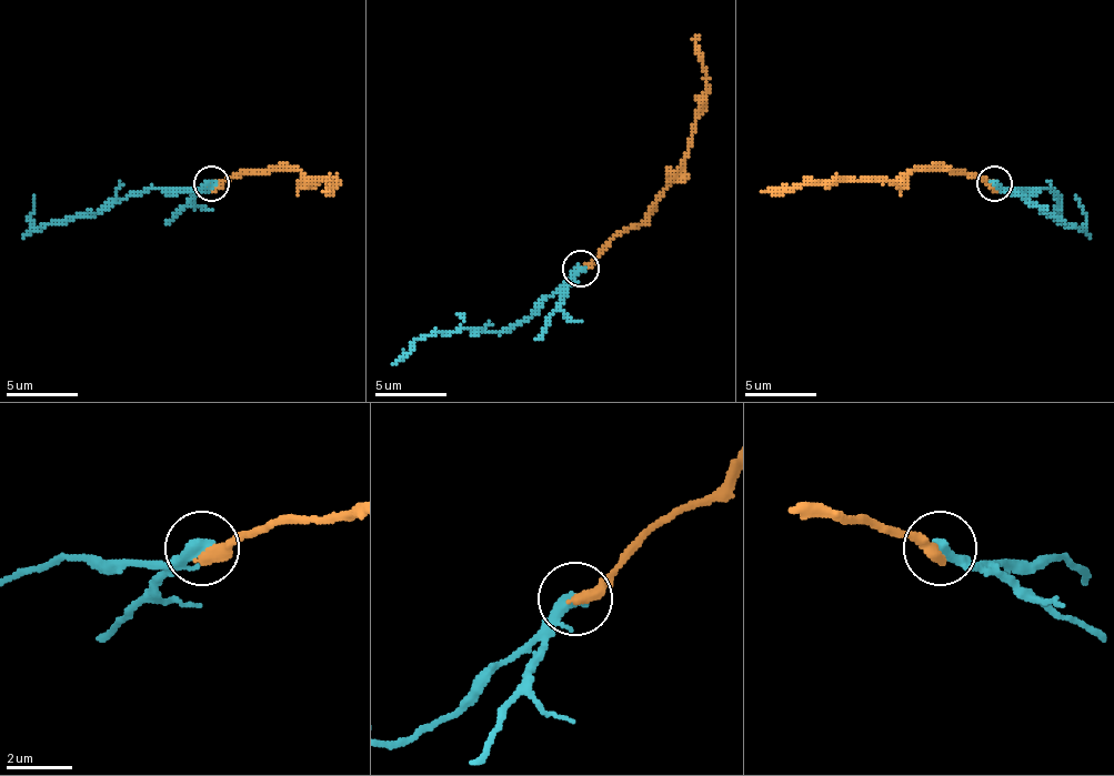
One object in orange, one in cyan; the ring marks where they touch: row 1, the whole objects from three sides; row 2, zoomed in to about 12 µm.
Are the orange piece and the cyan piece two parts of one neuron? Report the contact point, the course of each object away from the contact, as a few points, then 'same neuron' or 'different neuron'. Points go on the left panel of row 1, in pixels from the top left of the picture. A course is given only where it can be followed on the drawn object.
(211, 183) | orange via (212, 184), (272, 170), (298, 170), (312, 181), (337, 184), (330, 191) | cyan via (212, 184), (151, 188), (94, 213), (51, 220), (37, 228), (30, 213), (33, 195) | different neuron

